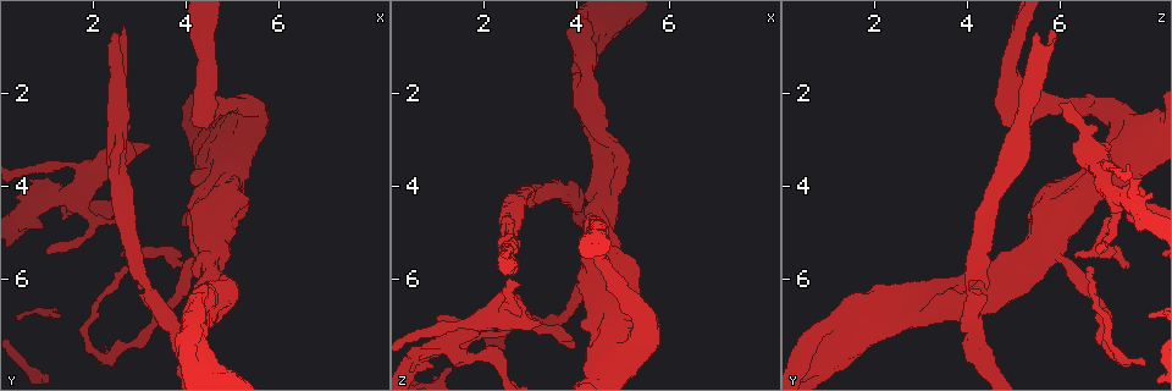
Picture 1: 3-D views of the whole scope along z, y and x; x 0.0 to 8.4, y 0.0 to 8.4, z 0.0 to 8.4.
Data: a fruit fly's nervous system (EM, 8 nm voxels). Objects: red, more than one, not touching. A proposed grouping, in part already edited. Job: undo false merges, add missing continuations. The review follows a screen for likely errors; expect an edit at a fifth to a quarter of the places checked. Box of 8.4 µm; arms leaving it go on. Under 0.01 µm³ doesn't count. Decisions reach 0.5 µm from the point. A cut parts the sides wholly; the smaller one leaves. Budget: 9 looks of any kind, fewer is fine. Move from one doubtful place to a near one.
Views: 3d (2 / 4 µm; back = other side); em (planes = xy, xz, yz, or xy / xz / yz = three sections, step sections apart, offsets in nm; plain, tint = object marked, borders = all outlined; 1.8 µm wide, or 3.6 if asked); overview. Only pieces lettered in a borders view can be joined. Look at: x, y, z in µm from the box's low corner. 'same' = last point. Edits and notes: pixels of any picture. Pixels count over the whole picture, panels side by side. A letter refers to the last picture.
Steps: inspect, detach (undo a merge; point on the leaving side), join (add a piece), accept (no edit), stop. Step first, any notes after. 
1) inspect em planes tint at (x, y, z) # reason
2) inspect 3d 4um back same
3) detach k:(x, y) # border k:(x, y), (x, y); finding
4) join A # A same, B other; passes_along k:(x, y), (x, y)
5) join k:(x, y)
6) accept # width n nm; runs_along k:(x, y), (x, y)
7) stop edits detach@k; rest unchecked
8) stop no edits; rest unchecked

inspect em yz step 16 tint at (2.50, 1.35, 5.60) # sudden change in width

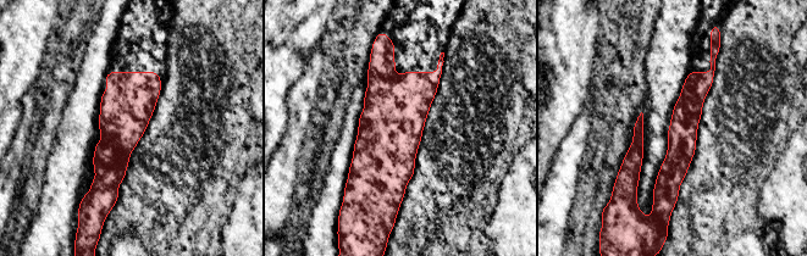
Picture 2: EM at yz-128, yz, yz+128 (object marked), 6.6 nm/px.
inspect em planes tint same

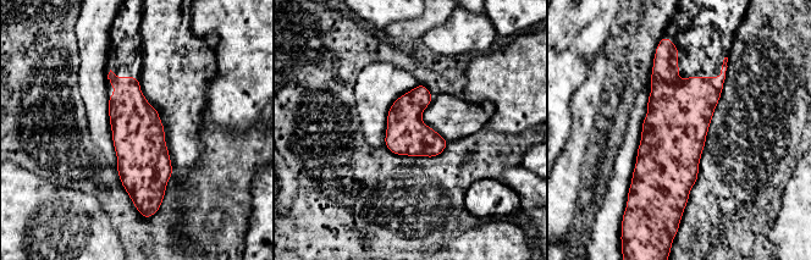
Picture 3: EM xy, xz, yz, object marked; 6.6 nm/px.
inspect em planes borders same # see the neighbours

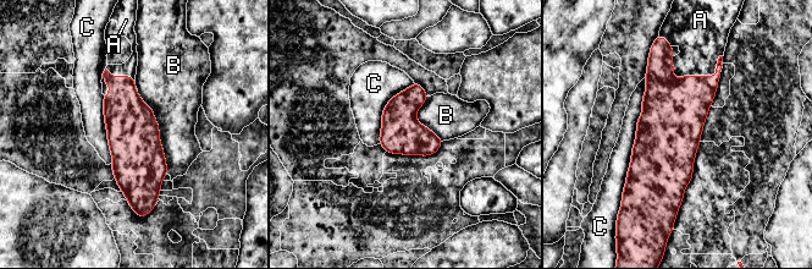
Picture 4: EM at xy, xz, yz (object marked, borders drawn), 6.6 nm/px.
join A # longest_contact C 800 nm; A same, B other, C other; it goes on there

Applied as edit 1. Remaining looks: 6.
inspect em yz step 8 plain at (1.40, 4.25, 7.40) # four or more arms meet

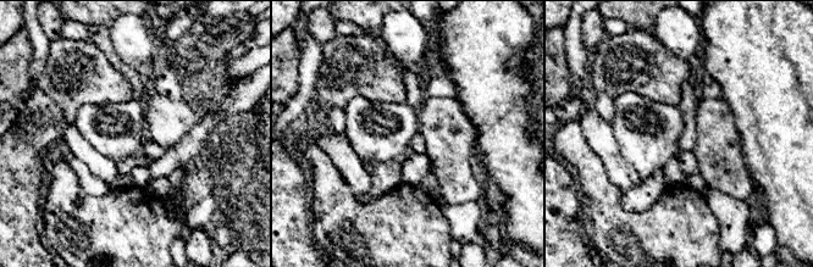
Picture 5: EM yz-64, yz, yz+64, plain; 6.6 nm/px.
inspect em yz step 8 borders same

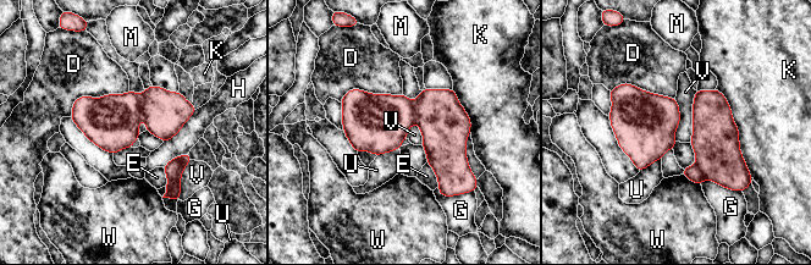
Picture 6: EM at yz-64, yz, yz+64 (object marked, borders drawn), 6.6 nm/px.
detach 6:(165, 112) # D other, E other, G other, H other, K other, M other, U other, V other, W other; border 6:(141, 94), (141, 111), (143, 116); a second cell is stuck on

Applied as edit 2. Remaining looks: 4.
inspect 3d 2um back at (4.00, 5.80, 7.45) # branch stops here

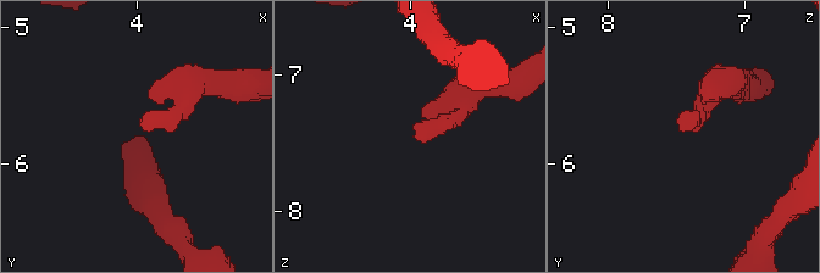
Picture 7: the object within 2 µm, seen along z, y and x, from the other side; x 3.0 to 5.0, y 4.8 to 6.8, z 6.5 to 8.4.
inspect em planes borders at (3.96, 5.76, 7.46)

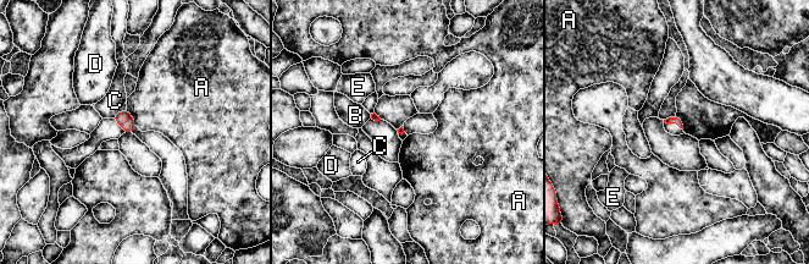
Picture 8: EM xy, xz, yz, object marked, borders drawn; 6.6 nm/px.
accept # A other, B other, C other, D other, E other; border 8:(127, 109), (137, 126); none of them fits

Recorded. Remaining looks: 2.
stop edits join@4, detach@6; rest unchecked

